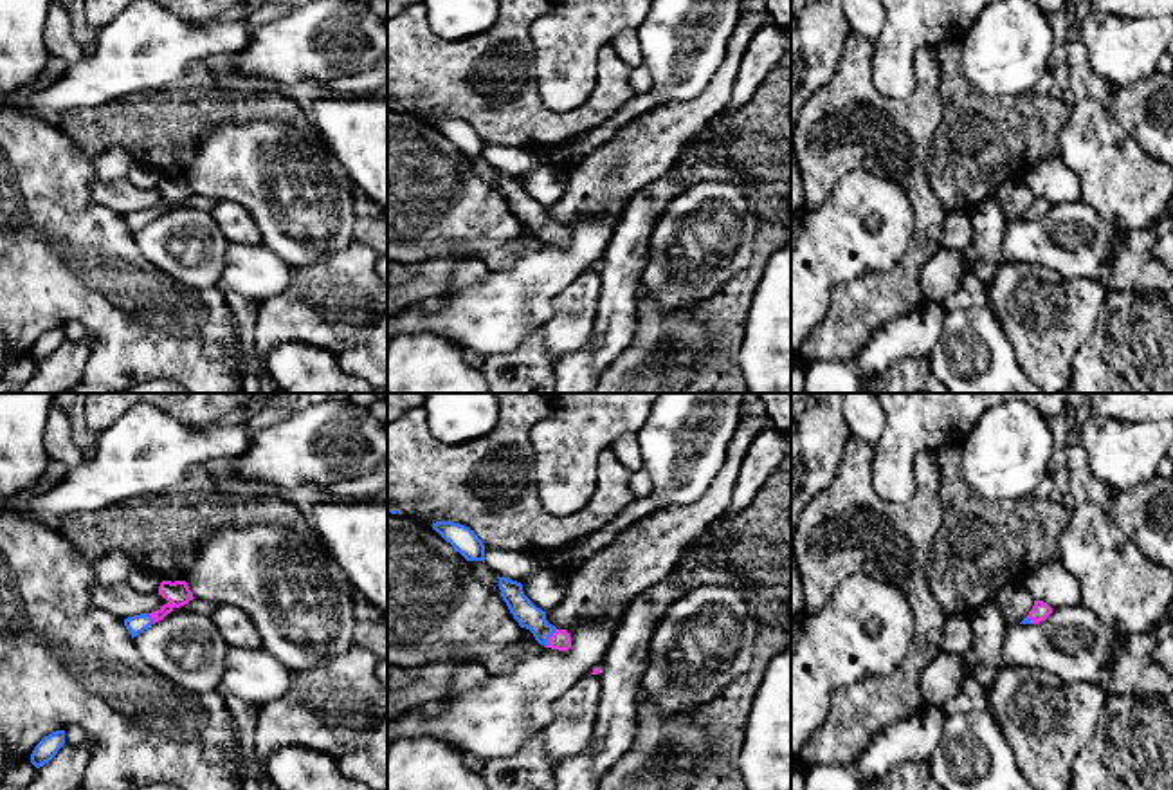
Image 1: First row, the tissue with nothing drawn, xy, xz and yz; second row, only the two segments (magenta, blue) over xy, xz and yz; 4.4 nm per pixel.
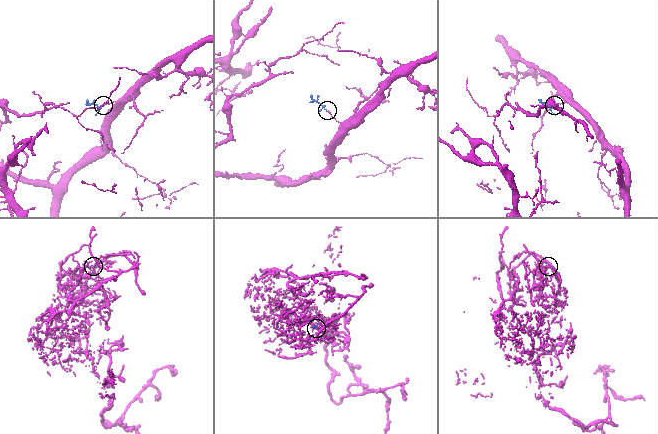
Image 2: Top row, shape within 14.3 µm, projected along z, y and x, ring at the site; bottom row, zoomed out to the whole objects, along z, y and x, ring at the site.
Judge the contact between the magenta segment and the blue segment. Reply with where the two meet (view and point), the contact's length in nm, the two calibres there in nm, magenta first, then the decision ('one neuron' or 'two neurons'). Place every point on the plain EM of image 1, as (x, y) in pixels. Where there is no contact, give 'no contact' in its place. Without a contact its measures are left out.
contact xz (550, 235); length 100 nm; calibres 90 and 110 nm; one neuron

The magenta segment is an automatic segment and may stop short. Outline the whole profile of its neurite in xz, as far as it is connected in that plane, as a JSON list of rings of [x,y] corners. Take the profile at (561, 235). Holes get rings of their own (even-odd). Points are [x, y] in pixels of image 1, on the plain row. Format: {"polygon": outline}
{"polygon": [[[499,173],[501,193],[506,198],[510,209],[533,229],[535,236],[544,243],[568,247],[571,243],[571,233],[566,225],[557,225],[546,216],[546,207],[537,204],[523,188],[523,180],[506,173]]]}

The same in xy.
{"polygon": [[[162,177],[159,182],[159,191],[168,197],[160,206],[124,215],[124,222],[132,234],[148,225],[151,220],[162,216],[175,204],[180,204],[195,195],[186,177]]]}

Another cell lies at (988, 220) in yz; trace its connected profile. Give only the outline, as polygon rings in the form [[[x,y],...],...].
[[[996,195],[977,204],[969,211],[969,220],[973,225],[971,247],[977,256],[973,274],[987,289],[995,272],[1002,265],[1000,242],[1009,220],[1002,211]]]

